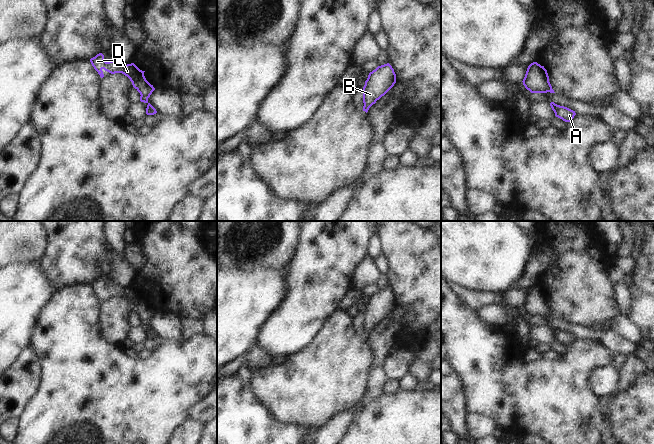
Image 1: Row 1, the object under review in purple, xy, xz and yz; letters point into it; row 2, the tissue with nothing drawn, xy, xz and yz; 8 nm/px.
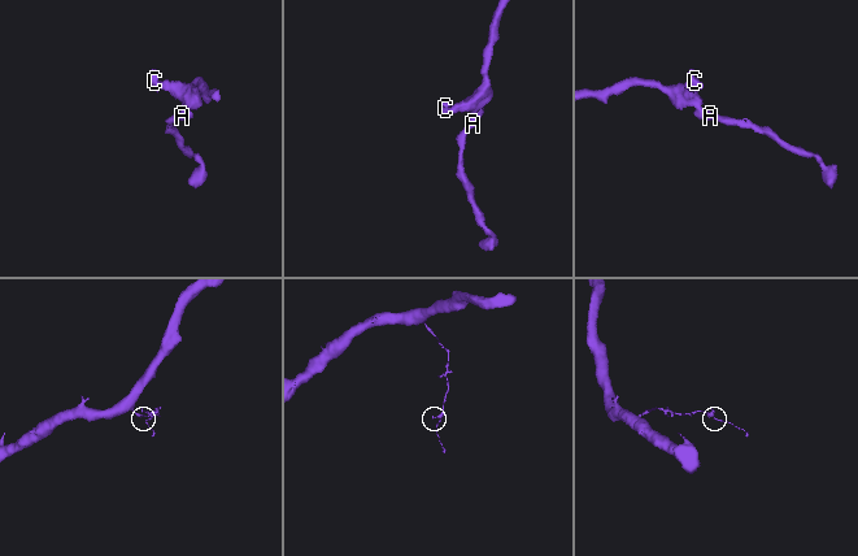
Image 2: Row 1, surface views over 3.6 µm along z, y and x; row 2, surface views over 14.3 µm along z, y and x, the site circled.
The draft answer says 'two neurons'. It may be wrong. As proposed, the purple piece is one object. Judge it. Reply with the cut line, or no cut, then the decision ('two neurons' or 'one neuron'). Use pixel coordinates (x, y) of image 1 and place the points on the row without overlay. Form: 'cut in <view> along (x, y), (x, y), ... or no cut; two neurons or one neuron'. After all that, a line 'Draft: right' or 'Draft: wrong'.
no cut; one neuron
Draft: wrong

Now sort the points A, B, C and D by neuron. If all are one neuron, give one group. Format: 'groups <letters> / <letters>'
groups A B C D

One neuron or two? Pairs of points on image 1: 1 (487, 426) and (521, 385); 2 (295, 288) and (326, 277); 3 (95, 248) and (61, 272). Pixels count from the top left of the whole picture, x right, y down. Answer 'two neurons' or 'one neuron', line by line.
1: two neurons
2: one neuron
3: one neuron

